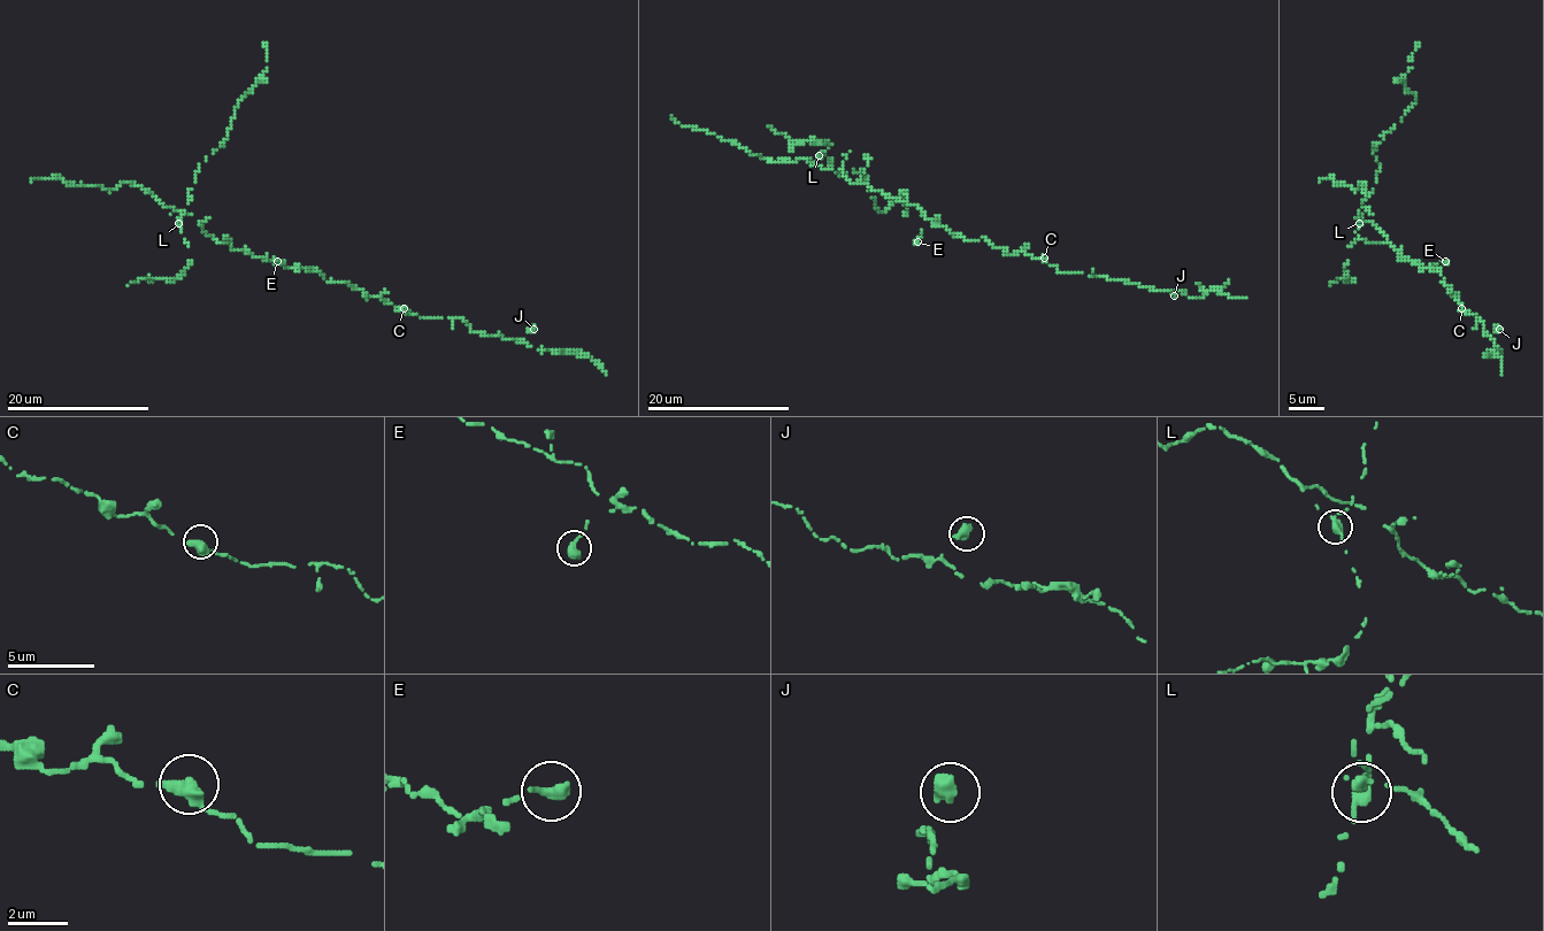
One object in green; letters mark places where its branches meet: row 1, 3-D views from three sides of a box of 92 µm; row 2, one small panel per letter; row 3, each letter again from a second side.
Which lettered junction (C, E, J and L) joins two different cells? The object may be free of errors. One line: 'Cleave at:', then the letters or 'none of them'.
Cleave at: L

